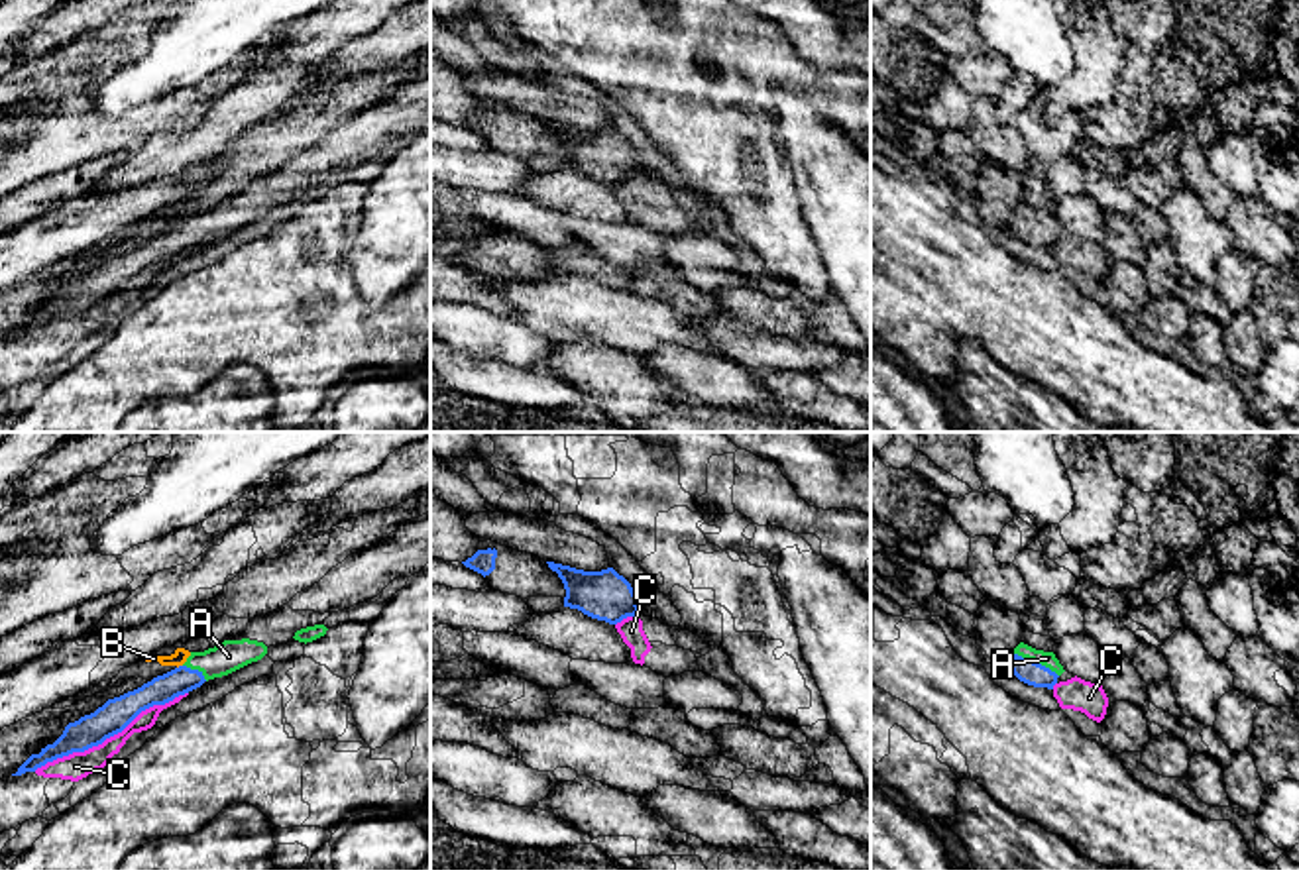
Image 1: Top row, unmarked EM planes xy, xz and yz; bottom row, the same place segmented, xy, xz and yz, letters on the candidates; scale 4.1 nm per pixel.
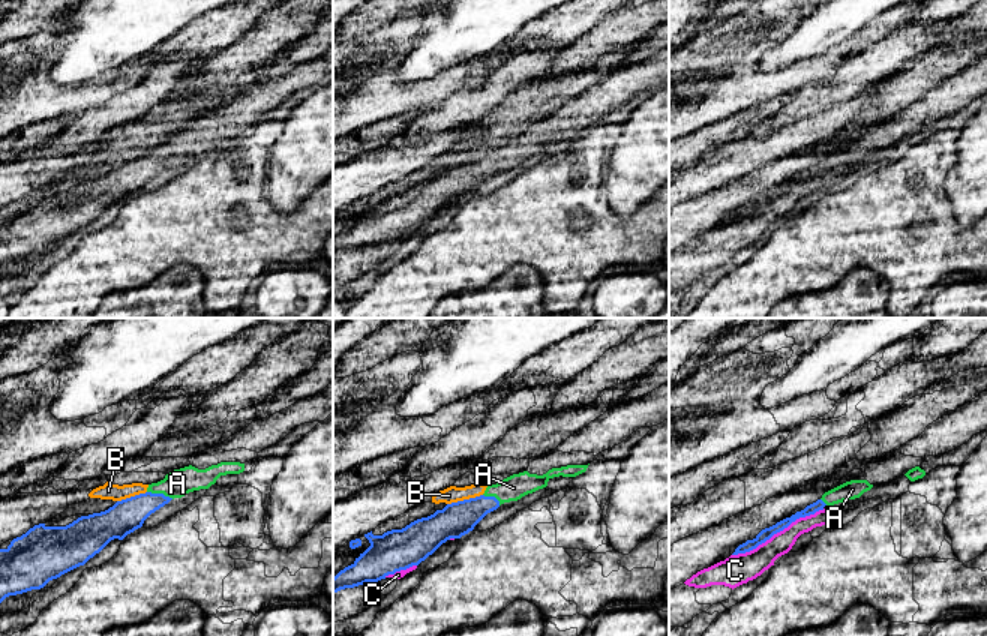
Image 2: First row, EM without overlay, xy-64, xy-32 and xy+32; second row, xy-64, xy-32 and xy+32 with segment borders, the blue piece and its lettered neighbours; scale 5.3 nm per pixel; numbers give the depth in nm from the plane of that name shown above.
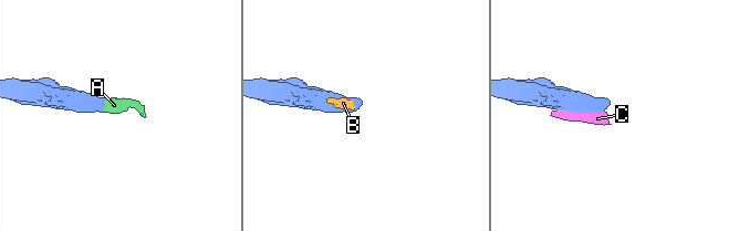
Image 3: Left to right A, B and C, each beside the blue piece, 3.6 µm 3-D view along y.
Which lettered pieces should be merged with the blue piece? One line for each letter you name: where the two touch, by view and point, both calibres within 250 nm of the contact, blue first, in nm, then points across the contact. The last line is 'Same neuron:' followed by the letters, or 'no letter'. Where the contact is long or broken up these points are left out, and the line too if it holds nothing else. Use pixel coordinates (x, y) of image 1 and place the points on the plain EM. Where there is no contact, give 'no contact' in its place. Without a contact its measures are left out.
A: meets blue in yz at (1036, 222); 100 nm thick on the blue side, 60 nm on the other; runs through yz (1030, 232), (1036, 222), (1046, 218)
Same neuron: A

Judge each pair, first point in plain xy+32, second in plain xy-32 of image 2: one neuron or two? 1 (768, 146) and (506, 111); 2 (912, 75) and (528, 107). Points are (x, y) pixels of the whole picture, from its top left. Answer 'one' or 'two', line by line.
1: two
2: one

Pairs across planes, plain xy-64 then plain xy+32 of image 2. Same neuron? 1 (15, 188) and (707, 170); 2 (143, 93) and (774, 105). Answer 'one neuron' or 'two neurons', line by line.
1: one neuron
2: two neurons

